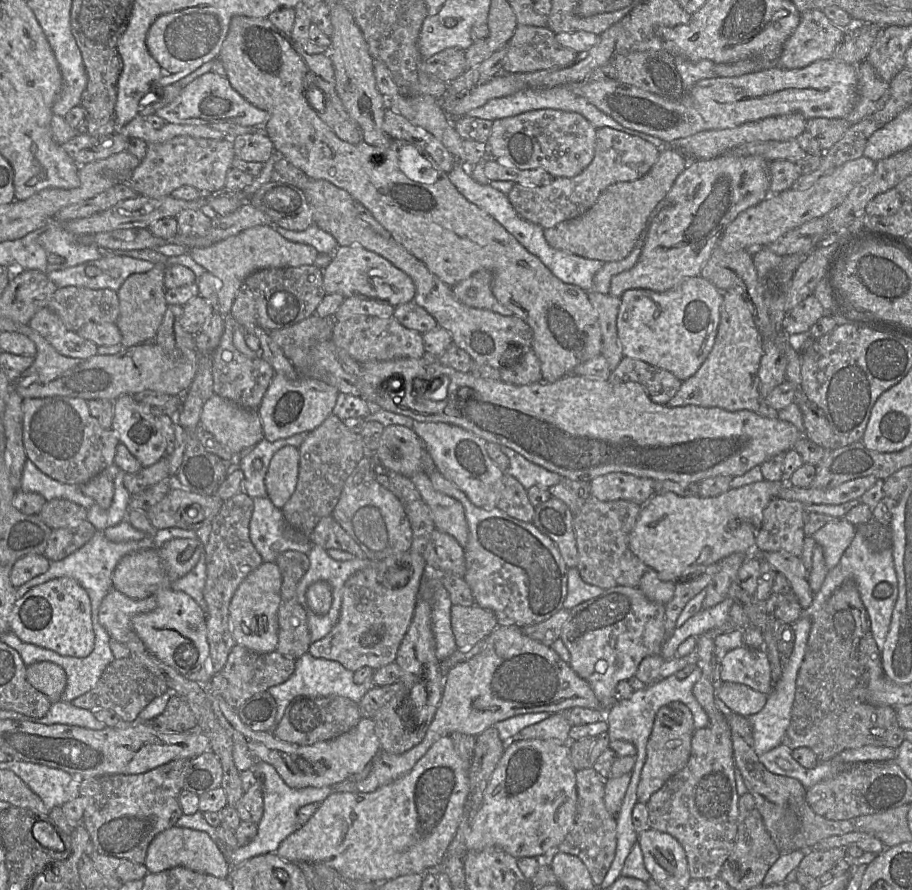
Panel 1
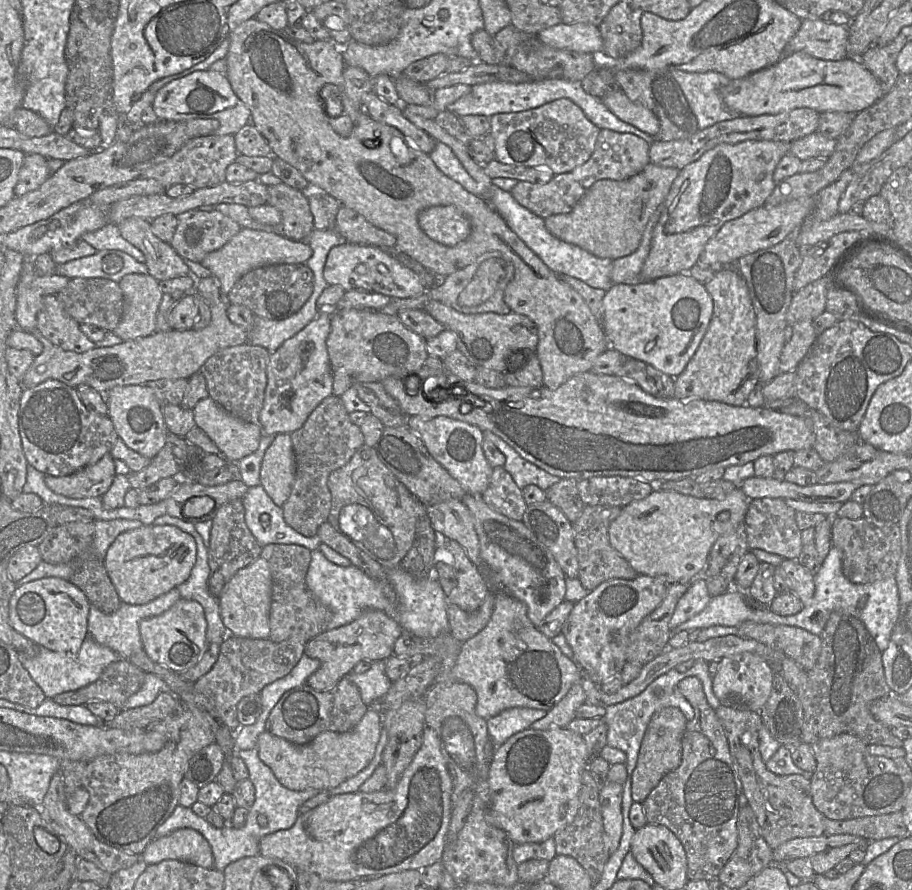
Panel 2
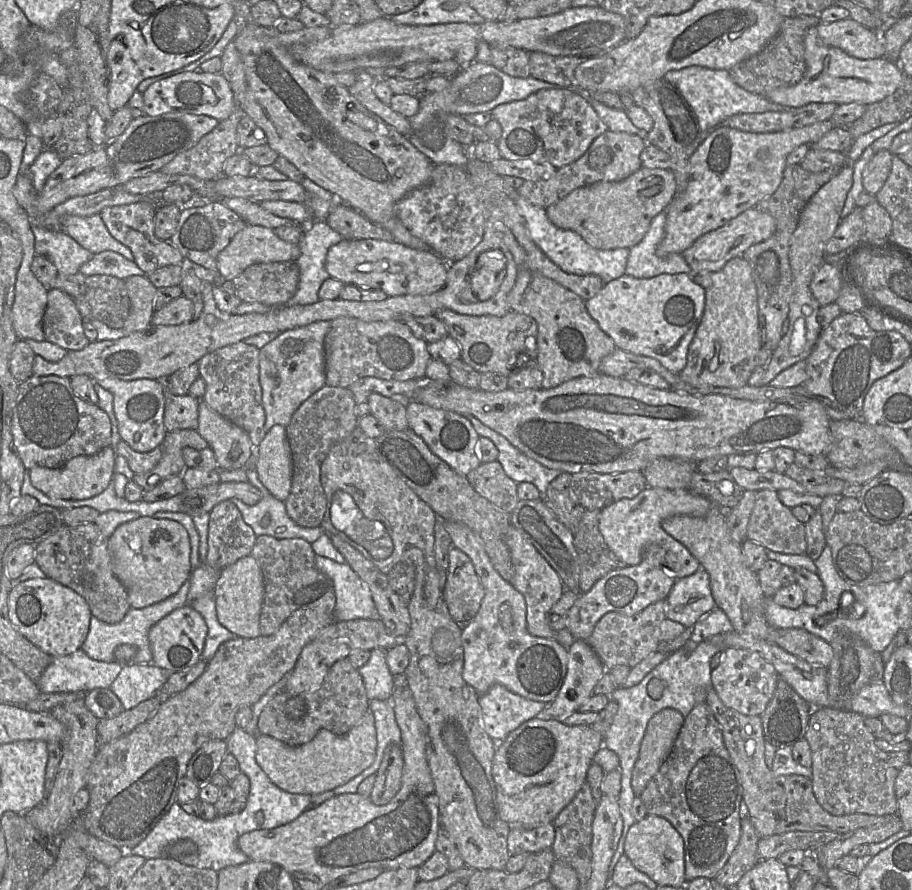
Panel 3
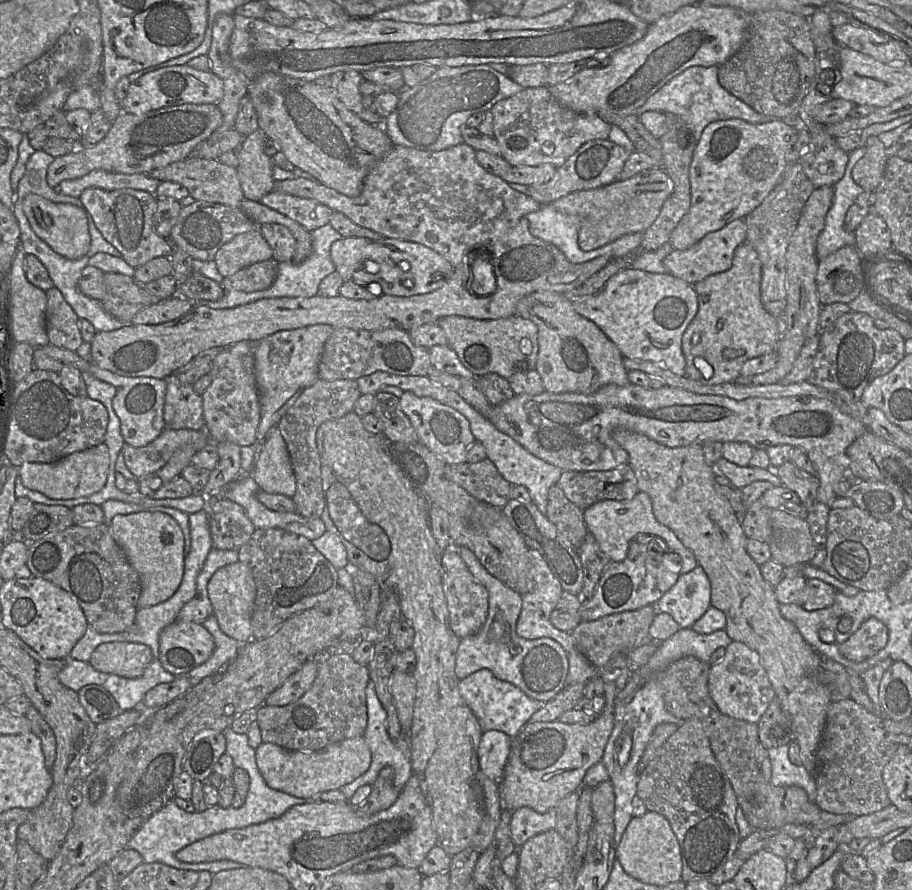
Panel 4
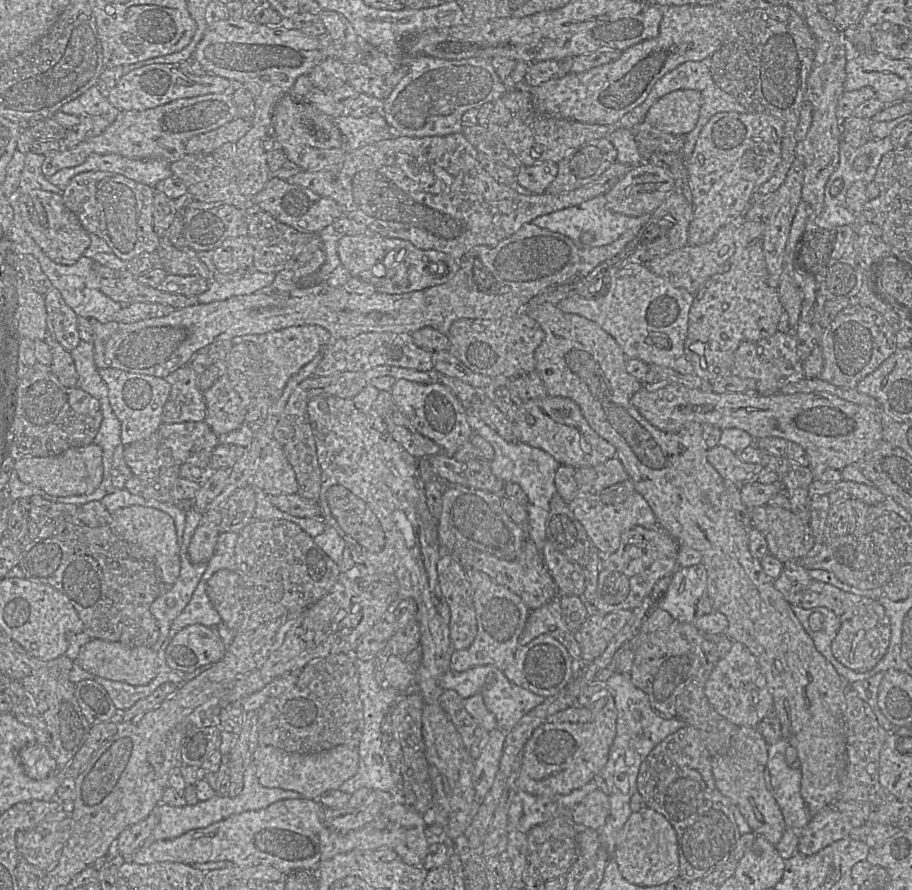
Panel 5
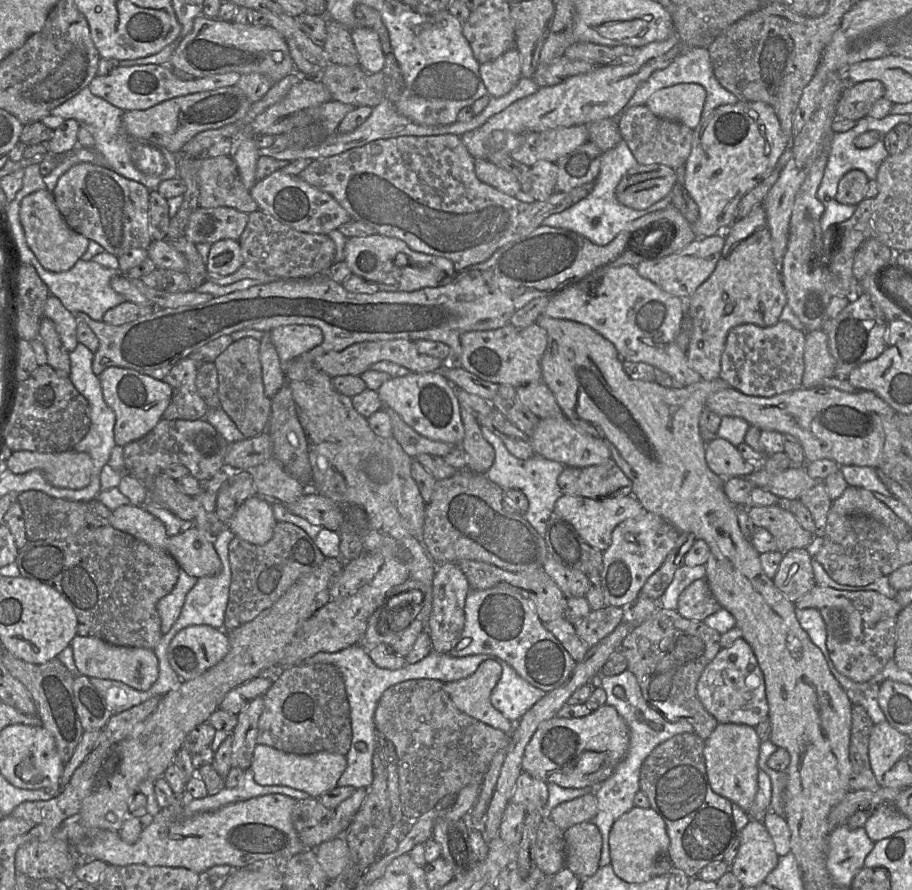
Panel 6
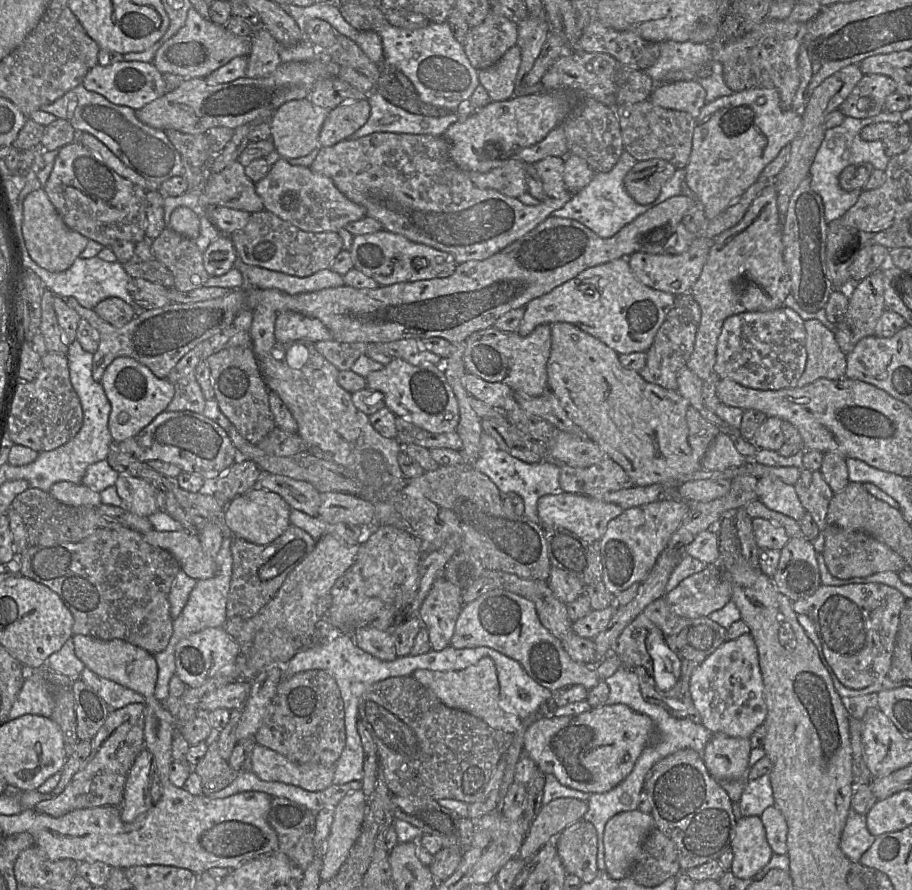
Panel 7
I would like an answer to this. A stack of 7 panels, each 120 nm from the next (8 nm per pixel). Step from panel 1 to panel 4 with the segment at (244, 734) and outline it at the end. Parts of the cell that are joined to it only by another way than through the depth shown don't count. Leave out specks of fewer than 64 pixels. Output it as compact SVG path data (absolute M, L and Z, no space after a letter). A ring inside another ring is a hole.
M363 736L342 740L319 751L290 751L262 742L255 749L255 760L270 788L311 799L322 792L340 789L362 775L371 763L371 752Z

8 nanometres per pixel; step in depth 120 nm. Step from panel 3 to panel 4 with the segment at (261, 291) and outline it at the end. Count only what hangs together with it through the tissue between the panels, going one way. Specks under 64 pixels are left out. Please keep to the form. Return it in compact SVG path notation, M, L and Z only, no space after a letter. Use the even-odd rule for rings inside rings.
M273 259L247 266L235 274L224 277L221 285L224 290L255 292L269 288L277 276L277 263Z

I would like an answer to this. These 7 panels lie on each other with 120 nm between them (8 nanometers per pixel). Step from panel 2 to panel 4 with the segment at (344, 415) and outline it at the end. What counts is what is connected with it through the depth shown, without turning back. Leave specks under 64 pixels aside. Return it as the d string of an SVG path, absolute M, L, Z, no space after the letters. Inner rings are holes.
M317 379L311 386L301 391L298 399L277 424L287 445L296 479L296 492L292 496L296 506L295 512L305 518L320 518L324 508L320 457L316 444L317 429L322 423L340 418L353 411L355 402L360 395L356 380L339 379L327 381Z

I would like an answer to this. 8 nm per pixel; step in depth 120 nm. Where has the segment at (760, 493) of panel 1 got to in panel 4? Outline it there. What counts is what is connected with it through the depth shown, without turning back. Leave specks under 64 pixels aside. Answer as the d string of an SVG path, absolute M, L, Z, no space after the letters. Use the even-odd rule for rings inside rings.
M639 491L629 501L617 501L617 500L602 500L590 507L583 510L584 522L590 533L592 533L598 542L602 551L611 559L611 561L622 561L626 558L630 540L638 534L649 534L660 537L667 545L669 553L666 554L666 558L670 558L675 563L675 569L671 569L678 574L685 574L692 571L698 562L694 554L687 549L681 541L677 538L673 531L668 527L659 523L653 514L652 501L648 494Z

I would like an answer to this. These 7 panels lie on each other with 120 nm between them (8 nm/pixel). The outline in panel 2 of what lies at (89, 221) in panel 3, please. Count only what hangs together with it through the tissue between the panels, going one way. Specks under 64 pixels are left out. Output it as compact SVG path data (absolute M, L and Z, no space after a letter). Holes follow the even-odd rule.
M107 223L96 231L83 234L81 240L93 246L97 251L120 250L129 254L140 263L145 262L144 254L125 240L122 237L118 226L113 223Z

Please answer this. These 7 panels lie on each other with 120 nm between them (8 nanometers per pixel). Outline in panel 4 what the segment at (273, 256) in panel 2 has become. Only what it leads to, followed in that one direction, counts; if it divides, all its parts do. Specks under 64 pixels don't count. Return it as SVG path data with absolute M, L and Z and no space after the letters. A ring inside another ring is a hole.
M256 226L251 231L236 235L215 254L219 273L228 277L252 264L272 259L273 251Z

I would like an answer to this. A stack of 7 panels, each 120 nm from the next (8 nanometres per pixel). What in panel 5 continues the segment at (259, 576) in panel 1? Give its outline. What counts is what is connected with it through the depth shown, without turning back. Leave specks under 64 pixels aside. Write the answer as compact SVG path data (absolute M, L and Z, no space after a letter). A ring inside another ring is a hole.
M219 571L208 582L208 597L223 619L236 632L243 607L243 586L238 573Z

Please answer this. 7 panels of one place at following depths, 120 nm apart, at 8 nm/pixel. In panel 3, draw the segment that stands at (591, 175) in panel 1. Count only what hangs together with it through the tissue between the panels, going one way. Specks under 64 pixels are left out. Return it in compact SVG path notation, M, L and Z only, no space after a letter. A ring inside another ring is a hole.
M607 130L594 139L580 158L558 168L549 179L523 180L523 184L517 189L518 196L525 198L533 205L546 209L577 188L597 182L622 181L642 167L640 154L646 145L646 138L639 135Z

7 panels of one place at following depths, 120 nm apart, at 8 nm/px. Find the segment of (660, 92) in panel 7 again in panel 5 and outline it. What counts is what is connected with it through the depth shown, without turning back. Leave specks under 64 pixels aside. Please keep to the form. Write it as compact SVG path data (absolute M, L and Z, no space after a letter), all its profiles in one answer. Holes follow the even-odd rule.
M674 91L659 98L642 121L664 133L684 136L695 127L701 109L702 98L697 91Z

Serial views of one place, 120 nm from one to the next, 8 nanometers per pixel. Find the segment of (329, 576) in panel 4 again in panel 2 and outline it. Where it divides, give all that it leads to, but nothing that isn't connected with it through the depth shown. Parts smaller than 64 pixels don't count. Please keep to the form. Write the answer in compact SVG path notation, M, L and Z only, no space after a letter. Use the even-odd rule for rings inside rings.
M273 543L262 547L260 557L268 562L272 576L269 639L279 643L290 637L304 637L308 642L326 631L332 612L309 591L306 584L311 551L297 544Z

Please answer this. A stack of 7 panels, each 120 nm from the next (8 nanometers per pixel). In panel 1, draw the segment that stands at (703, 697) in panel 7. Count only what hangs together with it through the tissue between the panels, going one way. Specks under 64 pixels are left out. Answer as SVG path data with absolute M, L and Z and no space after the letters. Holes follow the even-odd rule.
M742 646L728 651L719 661L722 682L735 682L768 695L772 687L771 666L766 651Z

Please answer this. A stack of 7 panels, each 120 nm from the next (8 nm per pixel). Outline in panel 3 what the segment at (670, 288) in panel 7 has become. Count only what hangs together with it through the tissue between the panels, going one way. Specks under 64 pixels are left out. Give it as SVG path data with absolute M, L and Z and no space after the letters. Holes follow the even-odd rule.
M756 207L747 209L720 228L699 237L681 255L690 266L692 274L720 271L732 258L740 257L752 245L770 238L776 230L775 219Z

